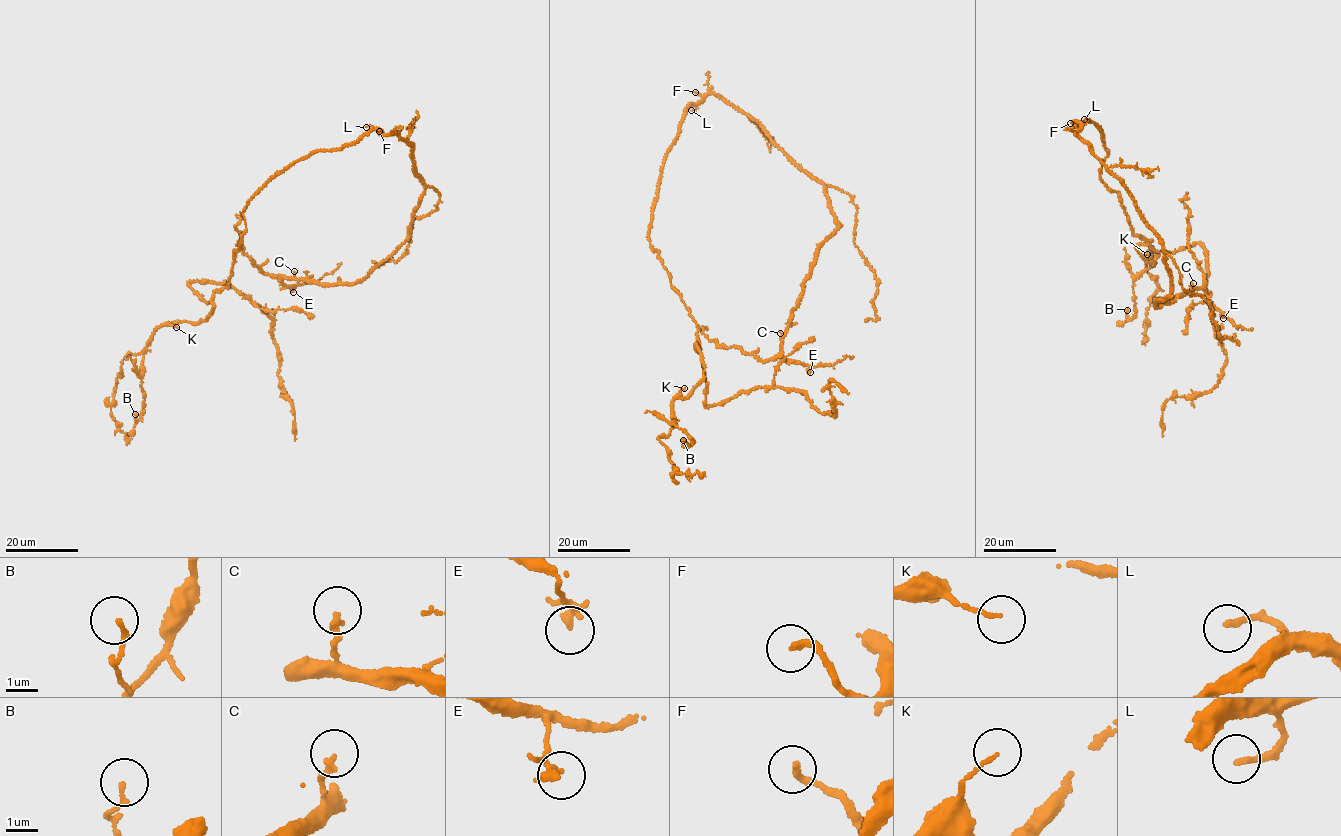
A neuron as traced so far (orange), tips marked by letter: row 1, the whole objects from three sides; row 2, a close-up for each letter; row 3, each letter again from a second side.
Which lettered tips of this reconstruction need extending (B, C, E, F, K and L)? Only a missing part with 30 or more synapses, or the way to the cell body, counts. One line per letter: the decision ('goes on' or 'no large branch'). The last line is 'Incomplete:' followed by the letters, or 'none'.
B: no large branch
C: no large branch
E: no large branch
F: goes on
K: no large branch
L: no large branch
Incomplete: F

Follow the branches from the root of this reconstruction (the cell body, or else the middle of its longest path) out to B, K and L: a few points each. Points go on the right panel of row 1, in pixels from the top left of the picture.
B: (1088, 120), (1108, 153), (1100, 179), (1151, 240), (1136, 249), (1157, 253), (1127, 310)
K: (1088, 120), (1108, 153), (1100, 179), (1132, 232), (1151, 240), (1136, 249), (1153, 264), (1157, 253), (1147, 254)
L: (1088, 120), (1081, 125), (1074, 123), (1086, 122), (1084, 119)

